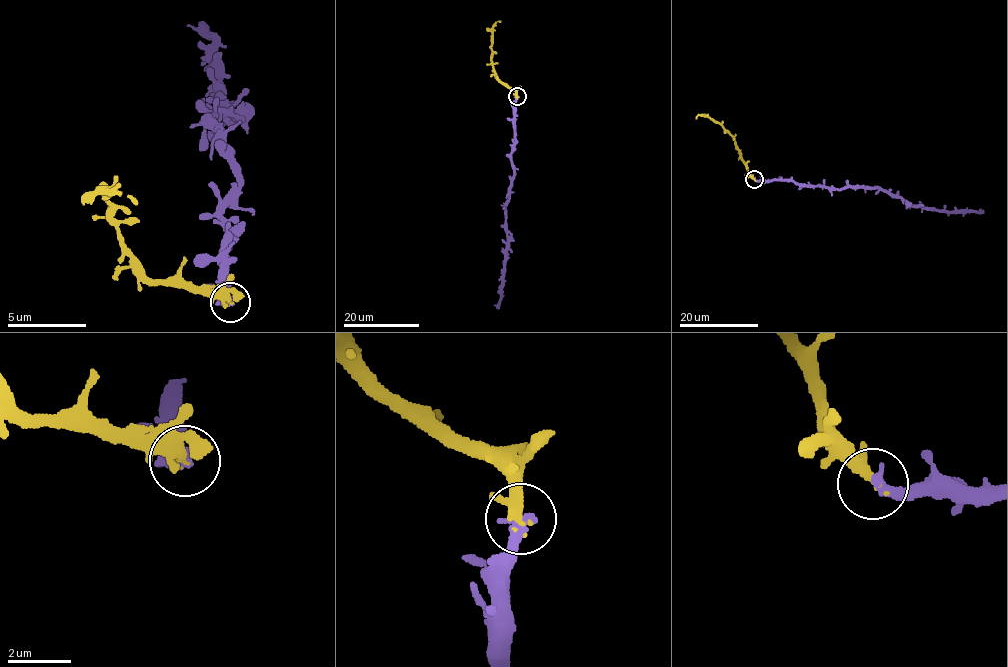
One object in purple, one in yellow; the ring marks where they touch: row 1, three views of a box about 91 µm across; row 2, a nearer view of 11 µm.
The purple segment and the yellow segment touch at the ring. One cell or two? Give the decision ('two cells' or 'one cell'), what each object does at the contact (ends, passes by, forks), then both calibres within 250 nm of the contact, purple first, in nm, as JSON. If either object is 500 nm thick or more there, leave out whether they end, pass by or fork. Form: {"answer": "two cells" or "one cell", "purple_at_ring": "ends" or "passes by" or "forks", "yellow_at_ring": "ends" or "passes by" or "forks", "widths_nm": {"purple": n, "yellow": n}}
{"answer": "one cell", "purple_at_ring": "ends", "yellow_at_ring": "passes by", "widths_nm": {"purple": 400, "yellow": 260}}

